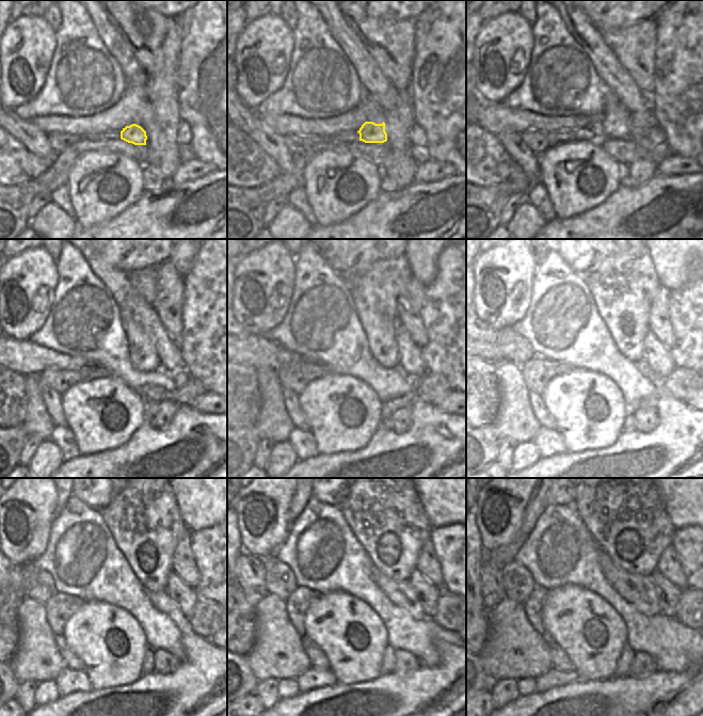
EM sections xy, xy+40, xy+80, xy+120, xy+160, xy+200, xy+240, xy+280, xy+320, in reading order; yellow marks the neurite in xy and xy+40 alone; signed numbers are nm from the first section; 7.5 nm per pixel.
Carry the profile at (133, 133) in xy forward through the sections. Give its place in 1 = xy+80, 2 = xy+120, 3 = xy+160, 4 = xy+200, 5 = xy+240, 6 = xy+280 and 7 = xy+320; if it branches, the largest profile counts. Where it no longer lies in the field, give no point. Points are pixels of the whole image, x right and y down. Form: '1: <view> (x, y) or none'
1: xy+80 (614, 122)
2: xy+120 (143, 355)
3: xy+160 (374, 292)
4: xy+200 (623, 286)
5: xy+240 (144, 520)
6: xy+280 (383, 510)
7: xy+320 (618, 500)

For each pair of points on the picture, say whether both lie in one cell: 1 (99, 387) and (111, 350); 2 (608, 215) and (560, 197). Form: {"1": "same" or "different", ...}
{"1": "different", "2": "different"}

